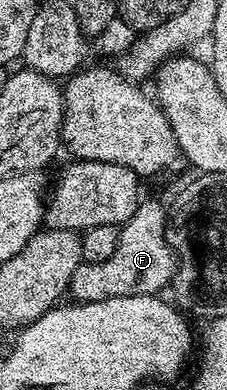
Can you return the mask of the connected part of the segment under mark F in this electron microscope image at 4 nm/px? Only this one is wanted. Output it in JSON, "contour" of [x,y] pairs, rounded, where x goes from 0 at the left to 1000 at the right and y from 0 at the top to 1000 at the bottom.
{"contour":[[[639,508],[590,551],[524,585],[520,638],[441,677],[357,674],[326,695],[308,733],[322,774],[458,774],[467,767],[683,759],[767,705],[775,669],[740,605],[740,541],[687,515]]]}

